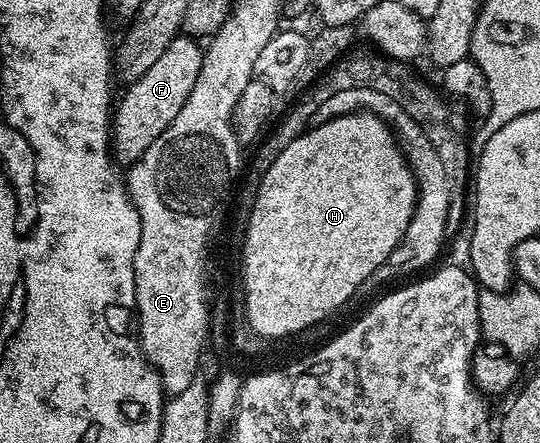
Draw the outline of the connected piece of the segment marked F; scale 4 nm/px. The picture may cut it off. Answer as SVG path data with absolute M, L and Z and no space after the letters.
M186 33L176 35L173 41L169 41L169 49L157 57L157 62L150 69L145 69L137 81L126 84L124 91L127 92L114 108L111 125L110 146L116 164L136 163L145 149L149 149L149 145L153 145L153 141L157 141L157 137L169 129L173 117L181 113L181 105L185 105L189 99L189 93L201 73L205 51L198 45L200 44Z

